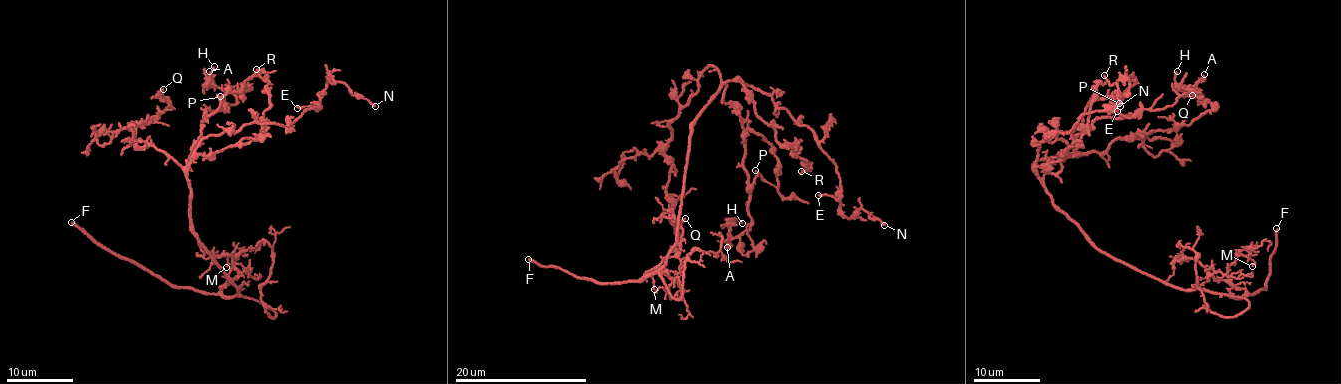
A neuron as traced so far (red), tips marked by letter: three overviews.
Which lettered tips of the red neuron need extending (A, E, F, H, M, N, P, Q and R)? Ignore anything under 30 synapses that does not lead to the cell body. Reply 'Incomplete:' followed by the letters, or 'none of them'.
Incomplete: F

